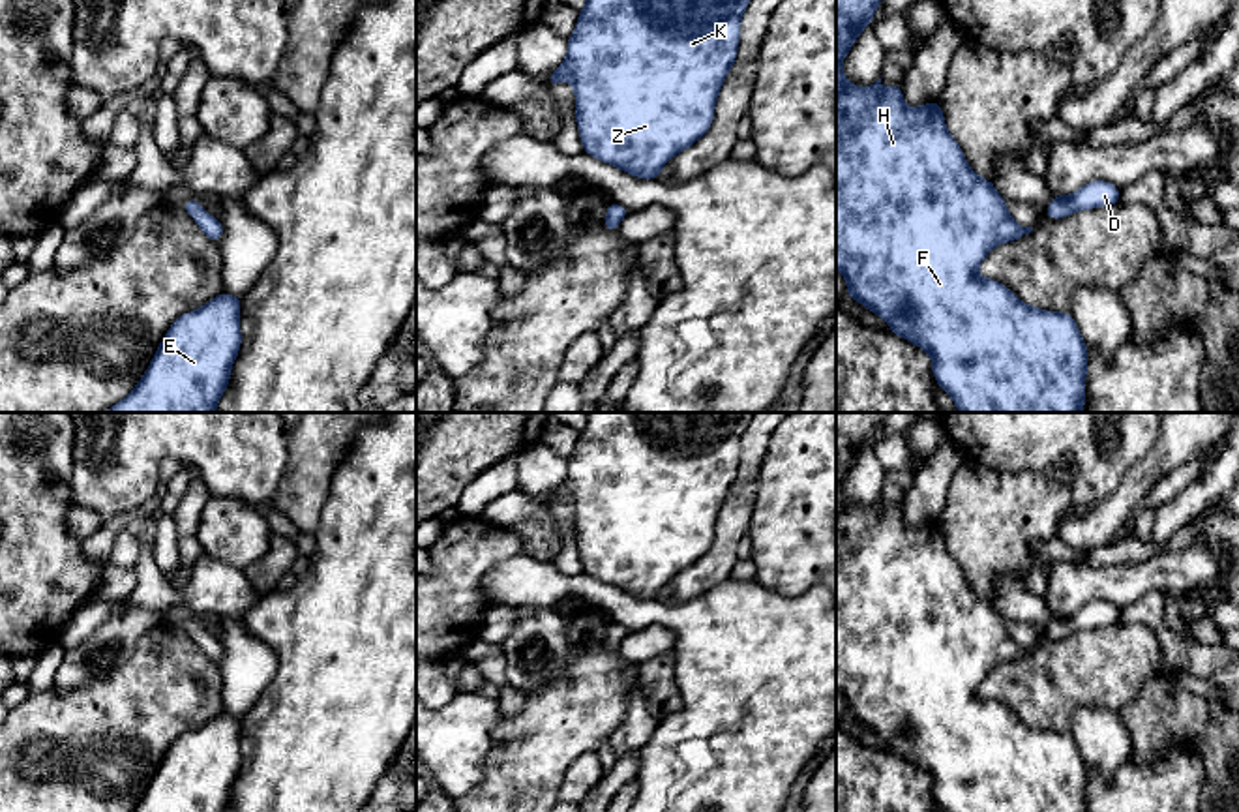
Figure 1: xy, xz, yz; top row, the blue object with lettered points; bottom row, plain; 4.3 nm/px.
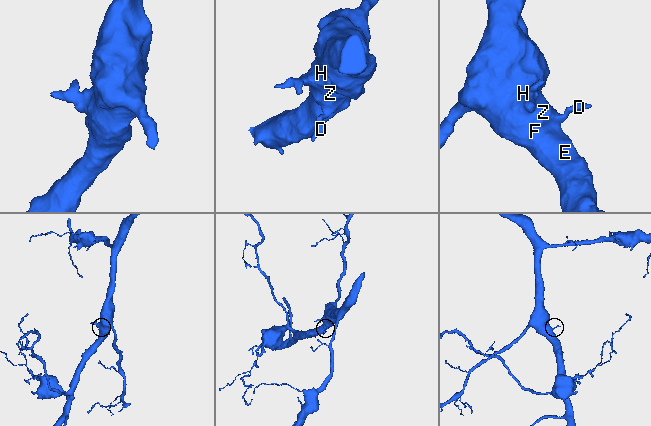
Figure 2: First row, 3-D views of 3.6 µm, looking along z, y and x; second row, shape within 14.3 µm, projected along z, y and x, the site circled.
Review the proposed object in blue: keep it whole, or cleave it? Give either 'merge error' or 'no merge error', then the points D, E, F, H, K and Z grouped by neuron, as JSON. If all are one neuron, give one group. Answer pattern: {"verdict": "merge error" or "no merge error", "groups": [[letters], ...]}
{"verdict": "no merge error", "groups": [["D", "E", "F", "H", "K", "Z"]]}

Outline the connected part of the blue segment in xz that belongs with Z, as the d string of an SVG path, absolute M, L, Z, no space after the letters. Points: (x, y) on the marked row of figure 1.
M587 0L579 11L577 26L566 39L568 54L564 62L547 77L547 84L555 88L562 79L574 86L575 94L575 124L583 152L596 159L619 167L635 178L658 180L662 167L682 150L701 139L714 122L714 107L720 88L737 60L740 41L740 19L750 0Z

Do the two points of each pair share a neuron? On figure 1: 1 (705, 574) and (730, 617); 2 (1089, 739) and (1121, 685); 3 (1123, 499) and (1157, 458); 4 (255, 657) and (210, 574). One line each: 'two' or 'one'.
1: two
2: two
3: one
4: two

